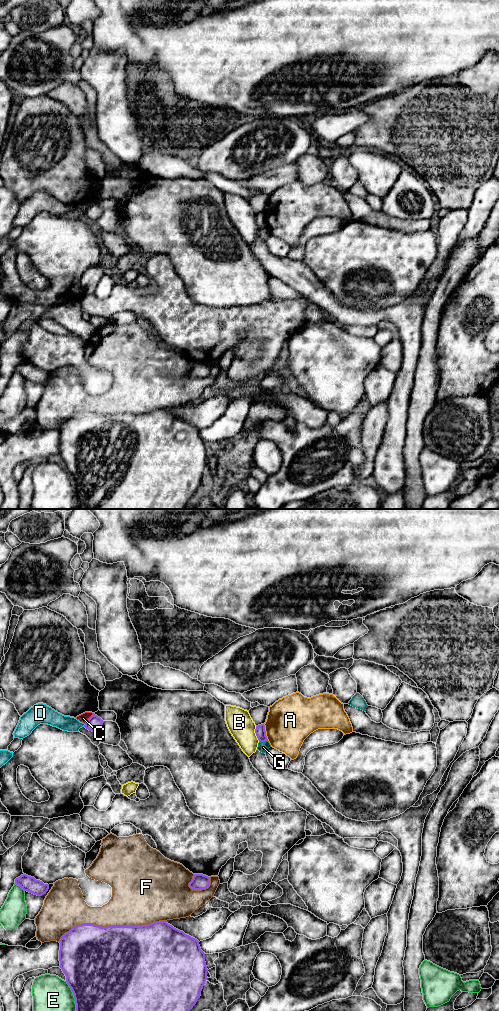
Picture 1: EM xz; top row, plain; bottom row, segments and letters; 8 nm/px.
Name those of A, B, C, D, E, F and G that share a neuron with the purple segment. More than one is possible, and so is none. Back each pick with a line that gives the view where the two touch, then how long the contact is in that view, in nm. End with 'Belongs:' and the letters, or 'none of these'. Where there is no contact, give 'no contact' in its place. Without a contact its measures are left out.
Belongs: none of these

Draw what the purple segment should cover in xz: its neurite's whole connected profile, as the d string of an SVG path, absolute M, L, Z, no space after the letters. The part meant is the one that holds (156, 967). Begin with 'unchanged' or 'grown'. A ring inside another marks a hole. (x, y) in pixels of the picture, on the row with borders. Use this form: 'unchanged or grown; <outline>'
unchanged; M167 921L142 926L81 924L65 933L59 943L59 967L74 994L76 1011L190 1011L207 980L205 953L199 941Z

